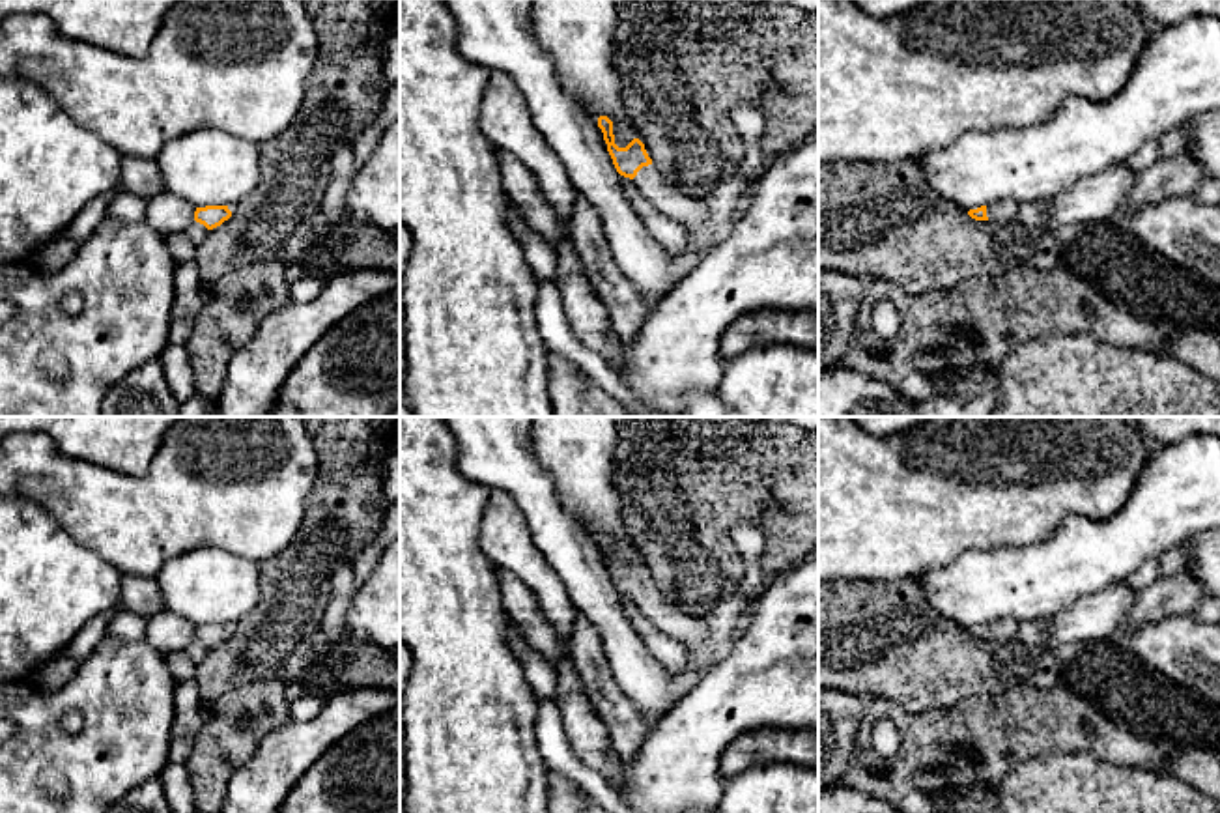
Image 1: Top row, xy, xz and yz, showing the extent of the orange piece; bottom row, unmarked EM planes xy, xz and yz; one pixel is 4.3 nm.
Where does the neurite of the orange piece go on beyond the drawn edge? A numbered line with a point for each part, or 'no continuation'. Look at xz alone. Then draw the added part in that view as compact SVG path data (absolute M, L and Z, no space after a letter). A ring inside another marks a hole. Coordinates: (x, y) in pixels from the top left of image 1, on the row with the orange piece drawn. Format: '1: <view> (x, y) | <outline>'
1: xz (688, 212) | M654 164L643 166L631 181L652 206L689 232L697 232L702 226L706 215L702 200L676 193L654 170Z

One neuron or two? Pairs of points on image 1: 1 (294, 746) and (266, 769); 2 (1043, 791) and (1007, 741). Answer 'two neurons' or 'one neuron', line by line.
1: one neuron
2: two neurons

